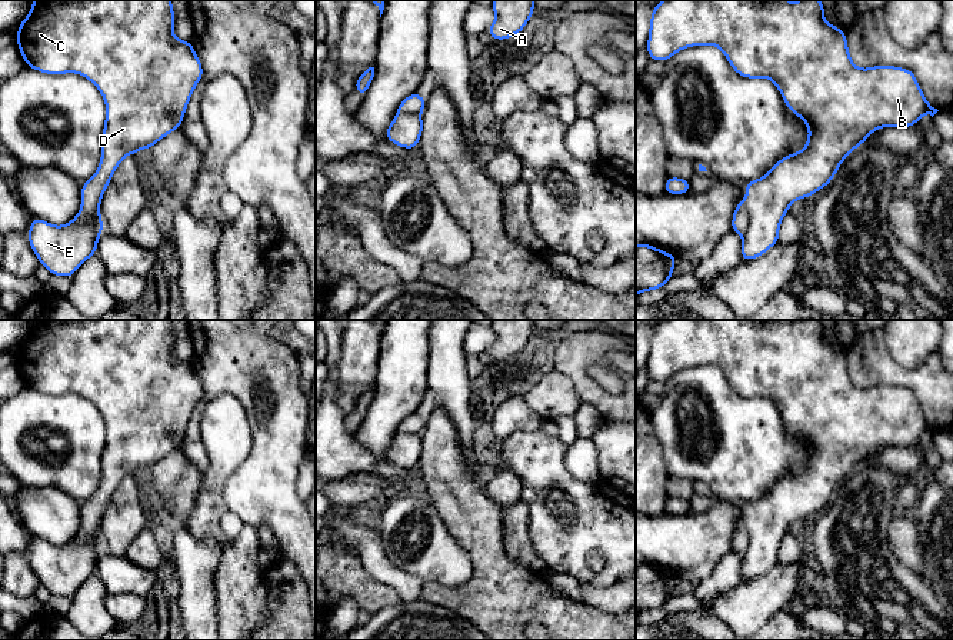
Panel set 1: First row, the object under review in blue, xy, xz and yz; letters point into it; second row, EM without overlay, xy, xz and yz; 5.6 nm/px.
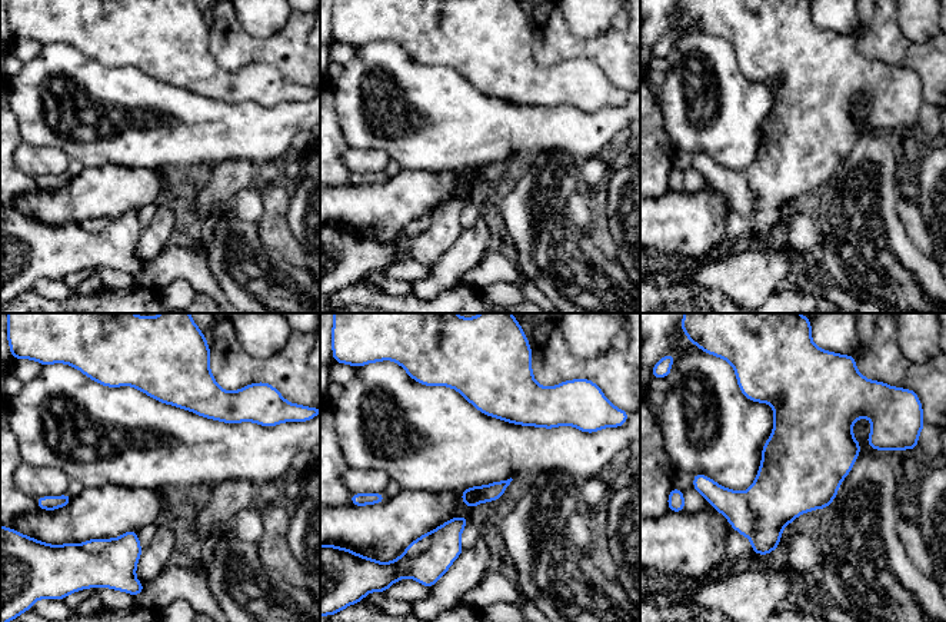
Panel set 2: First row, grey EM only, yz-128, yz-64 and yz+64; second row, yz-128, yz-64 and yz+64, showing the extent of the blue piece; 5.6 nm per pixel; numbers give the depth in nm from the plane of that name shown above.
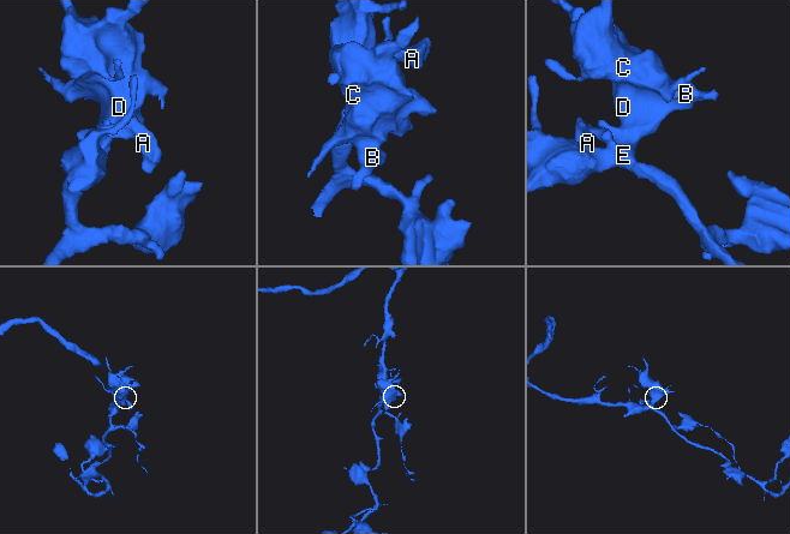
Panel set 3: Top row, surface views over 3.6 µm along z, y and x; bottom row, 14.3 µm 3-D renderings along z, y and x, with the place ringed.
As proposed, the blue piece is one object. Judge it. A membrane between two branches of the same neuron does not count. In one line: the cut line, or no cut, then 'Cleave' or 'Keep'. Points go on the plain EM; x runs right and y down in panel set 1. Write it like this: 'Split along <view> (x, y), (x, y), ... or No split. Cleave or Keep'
Split along yz (746, 522), (747, 549), (742, 554). Cleave

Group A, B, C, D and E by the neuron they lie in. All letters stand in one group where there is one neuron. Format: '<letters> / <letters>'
A / B C D E

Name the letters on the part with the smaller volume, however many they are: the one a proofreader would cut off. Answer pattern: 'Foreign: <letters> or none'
Foreign: A

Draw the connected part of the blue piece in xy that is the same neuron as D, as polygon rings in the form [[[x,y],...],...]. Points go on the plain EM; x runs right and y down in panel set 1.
[[[34,320],[29,336],[17,350],[17,366],[26,386],[46,394],[77,393],[89,399],[106,421],[106,441],[101,456],[101,480],[94,496],[81,504],[81,527],[64,546],[53,546],[34,537],[29,550],[29,564],[53,596],[71,597],[76,590],[97,573],[97,560],[103,553],[100,533],[101,517],[120,481],[127,474],[151,469],[183,443],[186,427],[196,404],[203,397],[201,383],[191,361],[173,356],[174,331],[171,320]]]

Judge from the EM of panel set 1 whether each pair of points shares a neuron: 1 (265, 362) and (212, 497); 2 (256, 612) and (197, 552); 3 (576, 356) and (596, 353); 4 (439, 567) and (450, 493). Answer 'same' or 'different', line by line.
1: different
2: different
3: same
4: different

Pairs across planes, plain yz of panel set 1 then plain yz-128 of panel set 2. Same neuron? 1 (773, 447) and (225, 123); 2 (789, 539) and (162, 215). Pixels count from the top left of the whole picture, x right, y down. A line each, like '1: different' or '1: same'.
1: same
2: different

